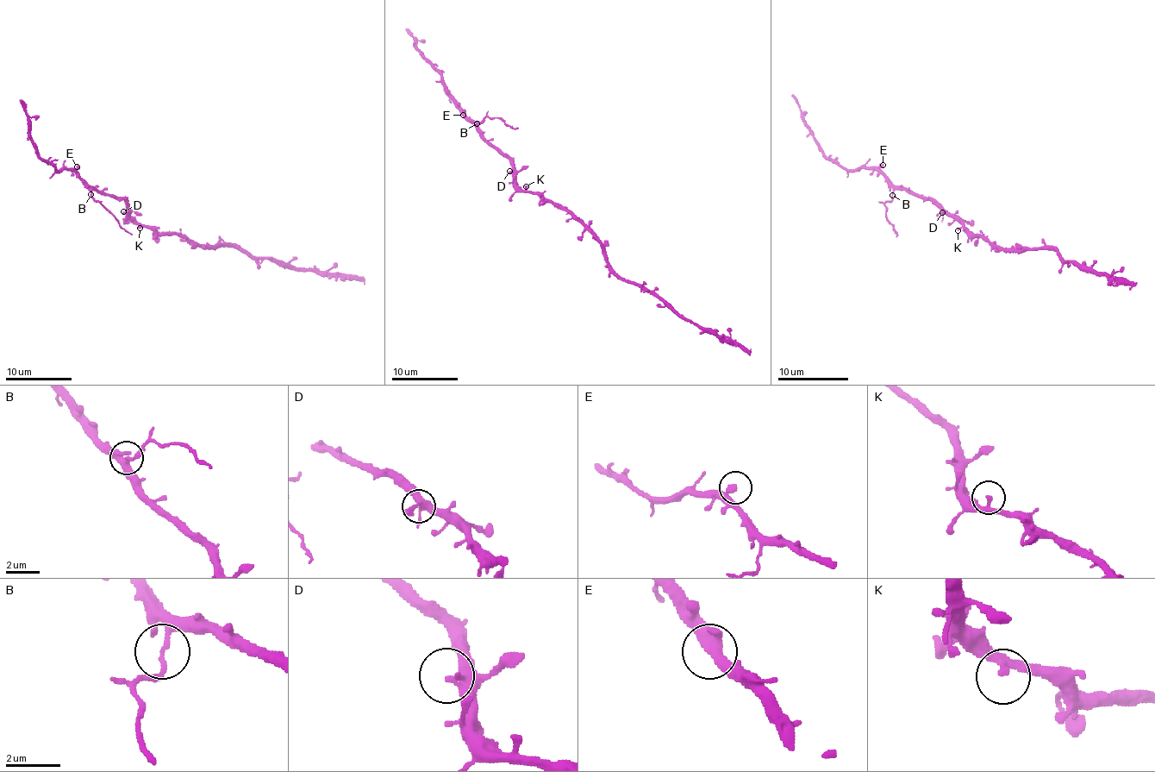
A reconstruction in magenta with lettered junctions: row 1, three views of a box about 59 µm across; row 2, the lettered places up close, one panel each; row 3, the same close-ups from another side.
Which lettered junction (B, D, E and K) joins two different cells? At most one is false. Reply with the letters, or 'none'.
B

